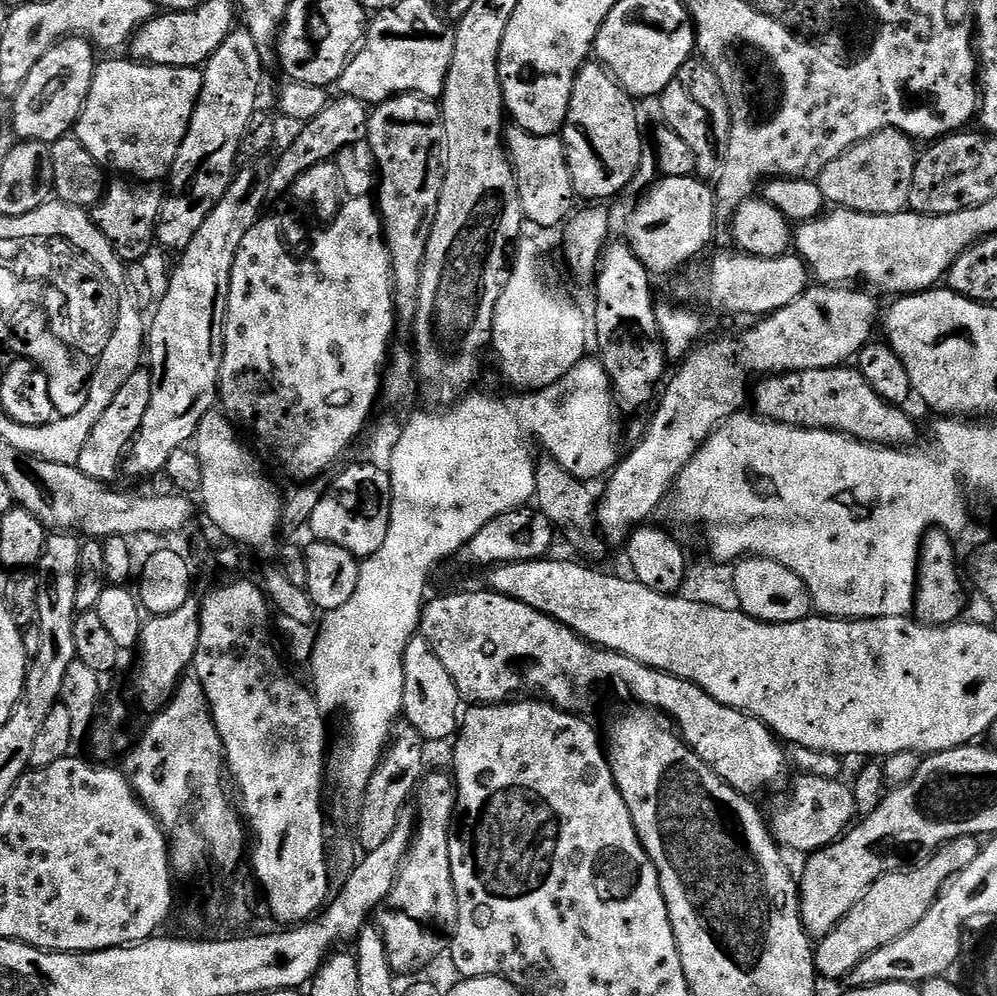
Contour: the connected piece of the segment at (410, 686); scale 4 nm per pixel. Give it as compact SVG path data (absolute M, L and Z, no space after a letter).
M413 638L404 651L402 670L404 671L403 719L425 741L448 739L451 741L457 735L462 719L462 701L454 678L450 678L446 666L442 666L438 654L430 650L430 646L423 638Z

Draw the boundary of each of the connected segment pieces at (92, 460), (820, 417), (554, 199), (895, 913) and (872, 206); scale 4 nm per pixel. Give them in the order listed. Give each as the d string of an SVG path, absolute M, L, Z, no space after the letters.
M146 366L137 368L130 378L126 378L121 389L114 394L114 399L107 406L105 413L95 422L85 445L79 452L77 464L77 468L87 477L107 483L112 481L116 472L119 473L123 456L141 428L146 411L149 410L152 381L150 368Z
M841 366L838 368L823 368L822 370L802 370L801 372L782 372L765 376L759 381L760 384L754 388L754 404L756 400L755 411L759 413L763 419L777 420L779 424L789 424L795 428L822 428L826 432L841 432L843 436L852 436L855 440L865 440L867 444L883 444L890 448L898 448L901 446L912 446L917 443L916 440L916 424L910 417L904 413L903 407L895 404L887 404L882 398L878 398L878 394L874 394L874 390L870 390L870 382L866 382L866 378L862 378L859 367Z
M515 126L504 133L504 147L508 149L508 160L514 170L518 186L518 198L524 211L525 221L540 228L559 229L573 215L572 200L577 199L574 186L570 182L568 152L559 135L539 136Z
M963 836L957 840L952 840L943 848L937 848L927 858L921 859L915 866L907 870L897 870L887 872L878 882L874 882L866 890L866 894L815 945L816 971L821 977L829 976L836 980L846 978L852 972L854 966L862 958L874 954L874 950L879 950L886 946L886 942L894 942L894 938L902 938L906 930L918 926L922 922L922 914L930 910L930 906L940 896L944 885L951 881L953 876L957 876L974 858L978 858L981 841L975 836Z
M897 128L882 130L834 158L834 162L820 172L820 193L829 205L849 208L862 214L903 212L908 208L910 186L914 186L918 159L918 148L915 146L913 137Z

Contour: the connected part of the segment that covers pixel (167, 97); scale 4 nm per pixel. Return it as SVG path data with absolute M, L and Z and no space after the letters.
M131 58L97 63L94 82L78 118L74 135L90 150L90 154L105 170L113 168L116 174L135 178L140 182L160 182L171 173L174 158L186 138L190 118L202 90L203 71L200 68L171 68L138 64Z

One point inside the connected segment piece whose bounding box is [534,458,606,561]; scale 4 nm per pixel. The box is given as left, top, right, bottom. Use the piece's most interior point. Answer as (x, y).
(566, 500)

